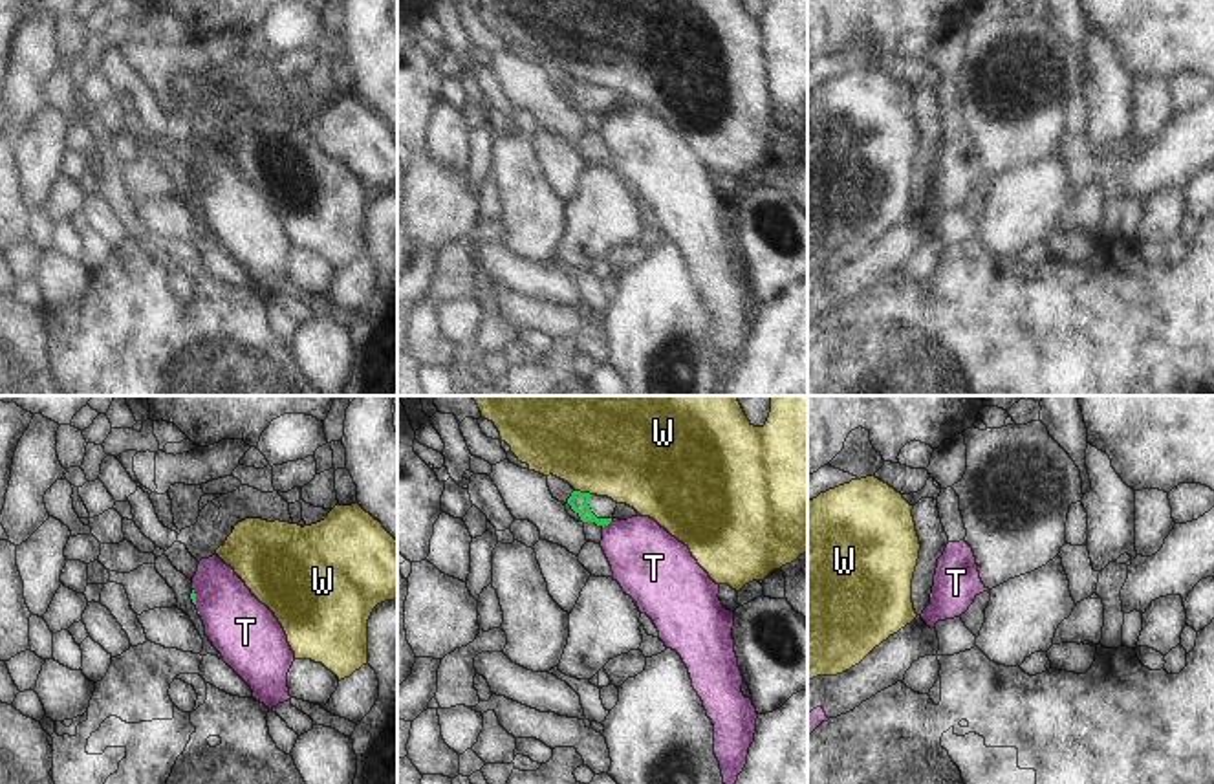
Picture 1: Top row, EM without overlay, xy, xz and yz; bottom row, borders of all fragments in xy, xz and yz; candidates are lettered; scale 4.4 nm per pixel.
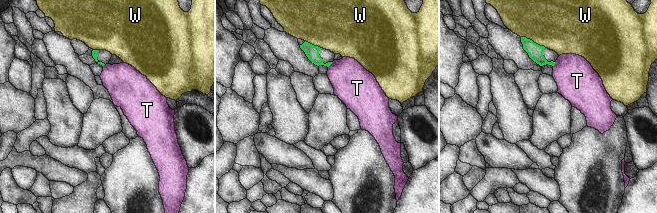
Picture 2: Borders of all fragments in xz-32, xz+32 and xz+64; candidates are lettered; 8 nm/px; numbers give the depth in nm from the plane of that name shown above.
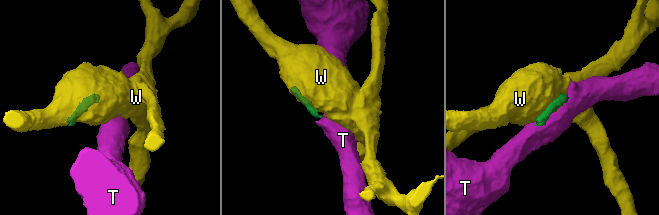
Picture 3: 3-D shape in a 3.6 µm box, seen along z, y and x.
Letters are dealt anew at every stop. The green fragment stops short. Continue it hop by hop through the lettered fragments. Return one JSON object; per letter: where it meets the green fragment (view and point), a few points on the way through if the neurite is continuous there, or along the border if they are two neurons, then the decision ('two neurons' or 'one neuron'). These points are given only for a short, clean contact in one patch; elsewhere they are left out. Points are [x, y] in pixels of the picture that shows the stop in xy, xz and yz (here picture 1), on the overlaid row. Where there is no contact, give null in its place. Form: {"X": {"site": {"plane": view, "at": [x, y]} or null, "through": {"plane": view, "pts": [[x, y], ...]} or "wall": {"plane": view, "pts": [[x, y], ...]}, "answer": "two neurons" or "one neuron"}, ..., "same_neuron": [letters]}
{"T": {"site": {"plane": "xz", "at": [606, 524]}, "wall": {"plane": "xz", "pts": [[612, 521], [603, 528]]}, "answer": "two neurons"}, "W": {"site": {"plane": "xz", "at": [583, 493]}, "wall": {"plane": "xz", "pts": [[575, 490], [590, 495]]}, "answer": "two neurons"}, "same_neuron": []}

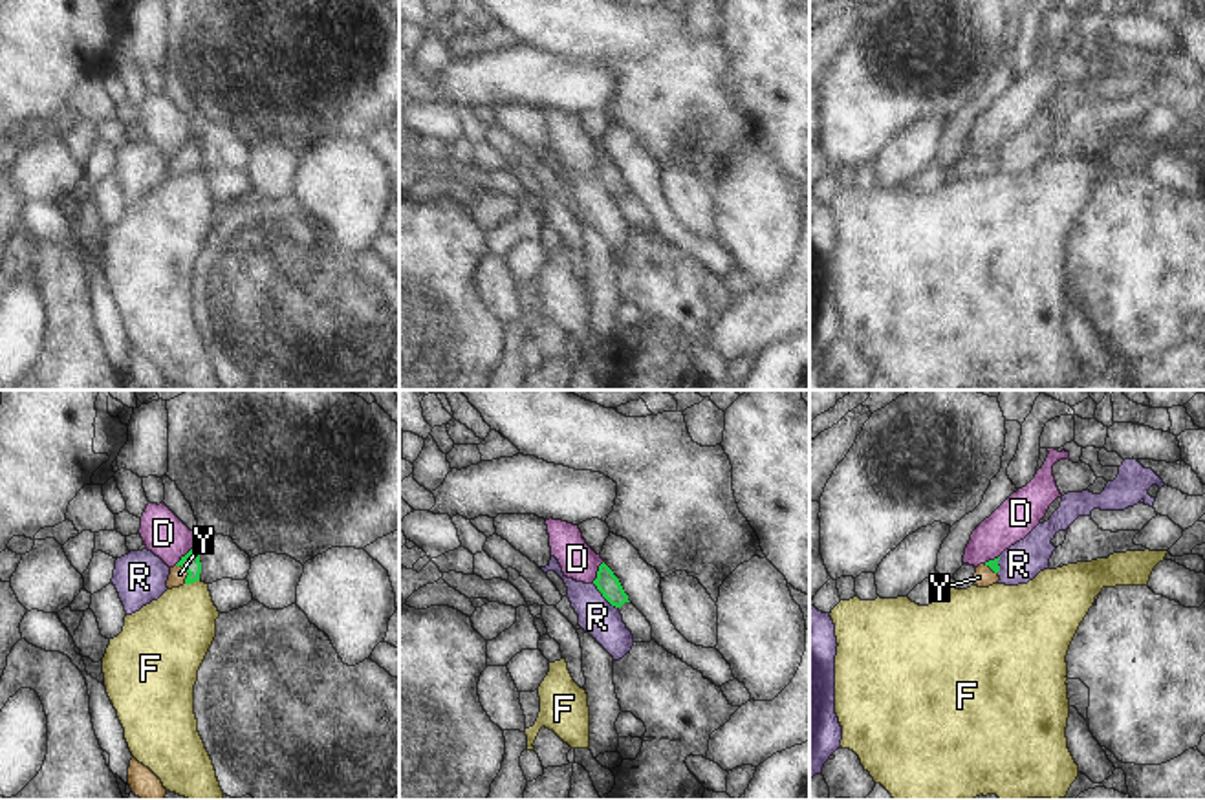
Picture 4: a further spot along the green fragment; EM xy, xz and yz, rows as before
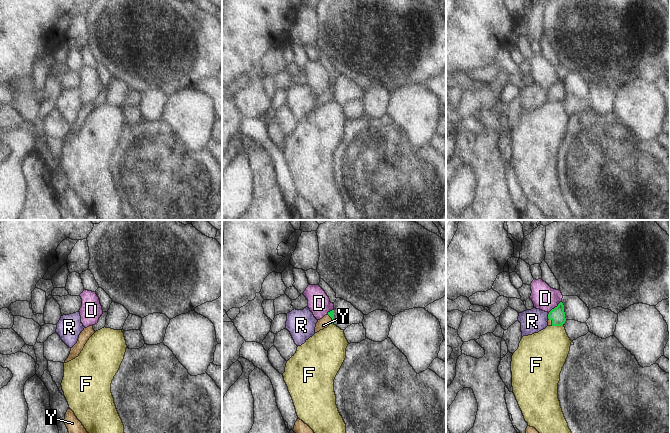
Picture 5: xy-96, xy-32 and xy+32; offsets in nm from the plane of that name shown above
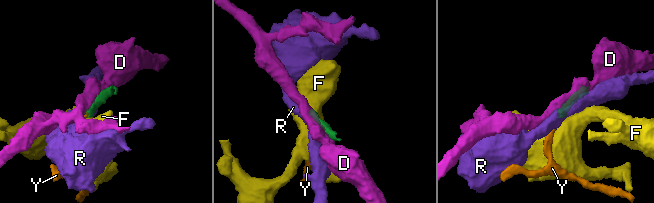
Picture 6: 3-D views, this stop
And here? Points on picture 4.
{"D": {"site": {"plane": "xy", "at": [185, 555]}, "wall": {"plane": "xy", "pts": [[195, 546], [174, 564]]}, "answer": "two neurons"}, "F": {"site": {"plane": "xy", "at": [191, 583]}, "wall": {"plane": "xy", "pts": [[198, 579], [185, 584]]}, "answer": "two neurons"}, "R": {"site": {"plane": "xz", "at": [605, 597]}, "wall": {"plane": "xz", "pts": [[594, 583], [618, 608]]}, "answer": "two neurons"}, "Y": {"site": {"plane": "xy", "at": [187, 572]}, "through": {"plane": "xy", "pts": [[191, 561], [187, 572], [178, 573]]}, "answer": "one neuron"}, "same_neuron": ["Y"]}

